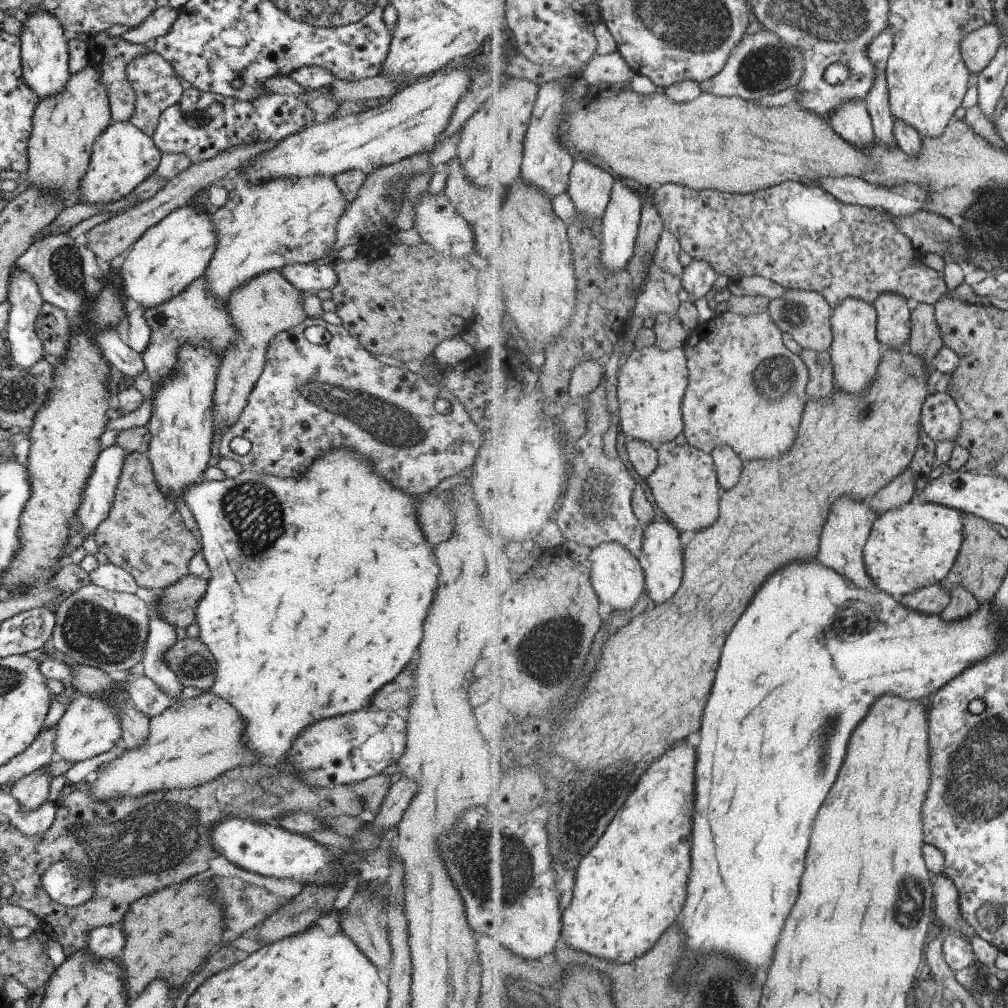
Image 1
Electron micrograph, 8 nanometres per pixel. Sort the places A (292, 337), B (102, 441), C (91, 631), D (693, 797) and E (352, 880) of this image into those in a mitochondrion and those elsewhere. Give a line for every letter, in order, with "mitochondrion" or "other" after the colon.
A: other
B: other
C: mitochondrion
D: other
E: other

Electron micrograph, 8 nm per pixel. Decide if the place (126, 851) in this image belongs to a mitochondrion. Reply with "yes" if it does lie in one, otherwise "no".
yes

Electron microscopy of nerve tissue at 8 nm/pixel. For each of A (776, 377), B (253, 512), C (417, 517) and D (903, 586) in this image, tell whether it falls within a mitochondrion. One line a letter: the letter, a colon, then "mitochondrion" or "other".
A: mitochondrion
B: mitochondrion
C: other
D: other

